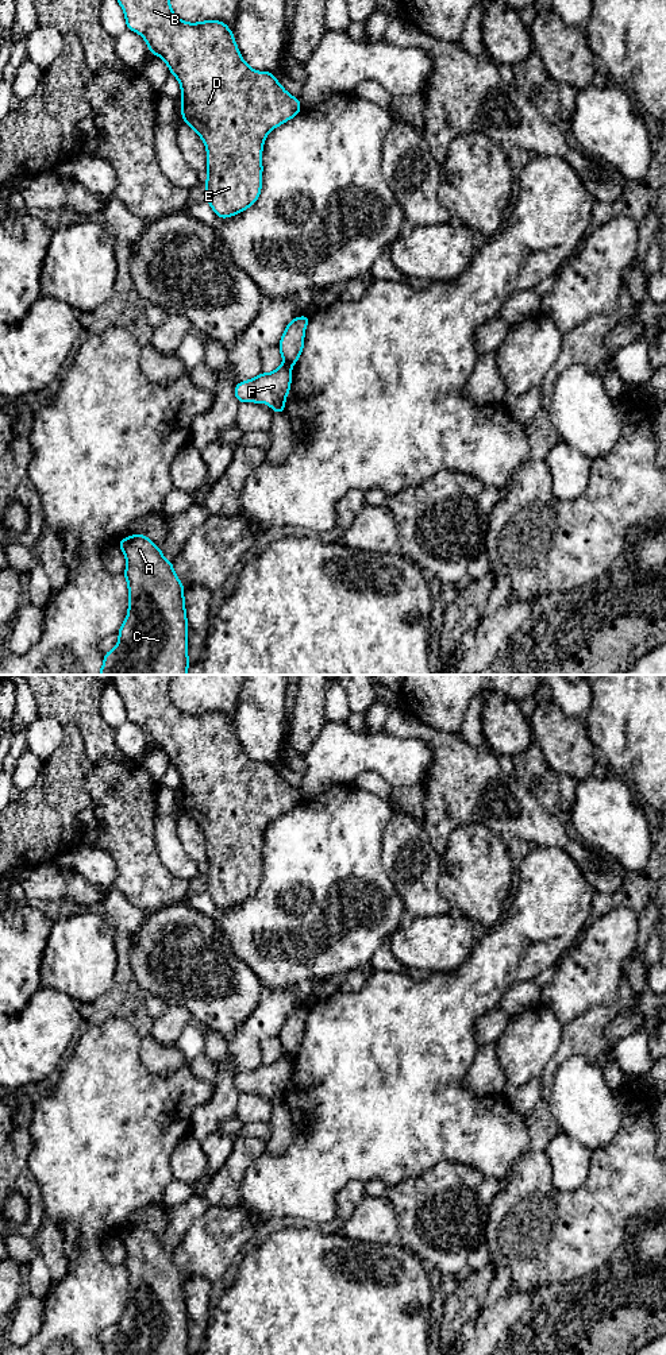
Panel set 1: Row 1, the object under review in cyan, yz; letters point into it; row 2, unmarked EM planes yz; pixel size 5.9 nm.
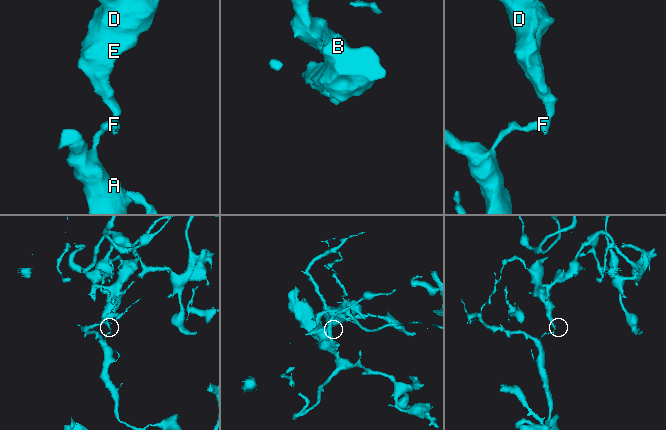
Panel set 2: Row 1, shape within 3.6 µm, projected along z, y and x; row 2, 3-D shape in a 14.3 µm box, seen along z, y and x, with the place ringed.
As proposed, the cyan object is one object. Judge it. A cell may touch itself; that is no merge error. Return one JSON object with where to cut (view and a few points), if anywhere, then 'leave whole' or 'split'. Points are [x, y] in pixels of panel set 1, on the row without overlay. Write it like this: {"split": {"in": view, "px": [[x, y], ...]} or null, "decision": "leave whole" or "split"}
{"split": {"in": "yz", "px": [[284, 1053], [289, 1058]]}, "decision": "split"}

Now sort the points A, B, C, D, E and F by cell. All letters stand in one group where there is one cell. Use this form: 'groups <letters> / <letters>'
groups A C F / B D E

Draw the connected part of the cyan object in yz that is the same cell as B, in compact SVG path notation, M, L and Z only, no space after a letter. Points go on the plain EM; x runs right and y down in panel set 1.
M111 675L111 680L124 702L127 719L140 725L149 741L161 748L180 772L182 811L199 825L207 838L208 869L204 875L212 902L220 910L227 910L250 899L261 885L266 826L301 802L299 790L290 787L273 764L255 763L245 753L226 714L186 714L178 710L169 694L172 675Z

